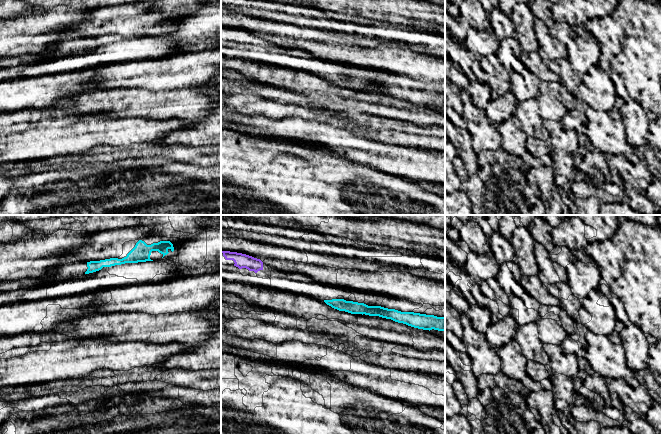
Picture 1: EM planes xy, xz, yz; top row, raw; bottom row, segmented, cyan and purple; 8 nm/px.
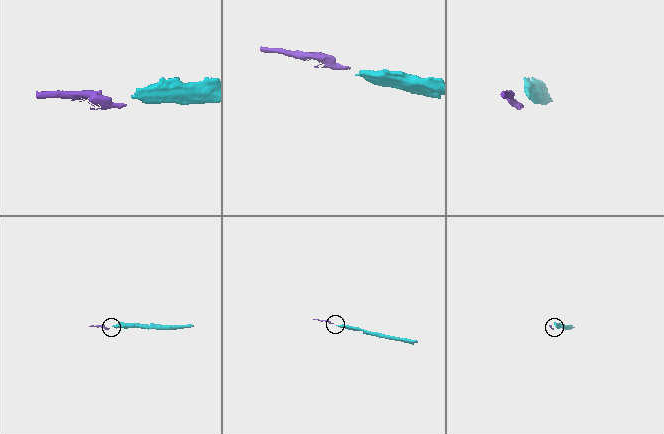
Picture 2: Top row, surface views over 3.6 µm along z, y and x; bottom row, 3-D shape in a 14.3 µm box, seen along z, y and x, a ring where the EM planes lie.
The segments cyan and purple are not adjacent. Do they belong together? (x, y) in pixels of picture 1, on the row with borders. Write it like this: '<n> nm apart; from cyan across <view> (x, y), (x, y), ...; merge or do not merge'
550 nm apart; from cyan across xz (324, 300), (262, 269); merge

